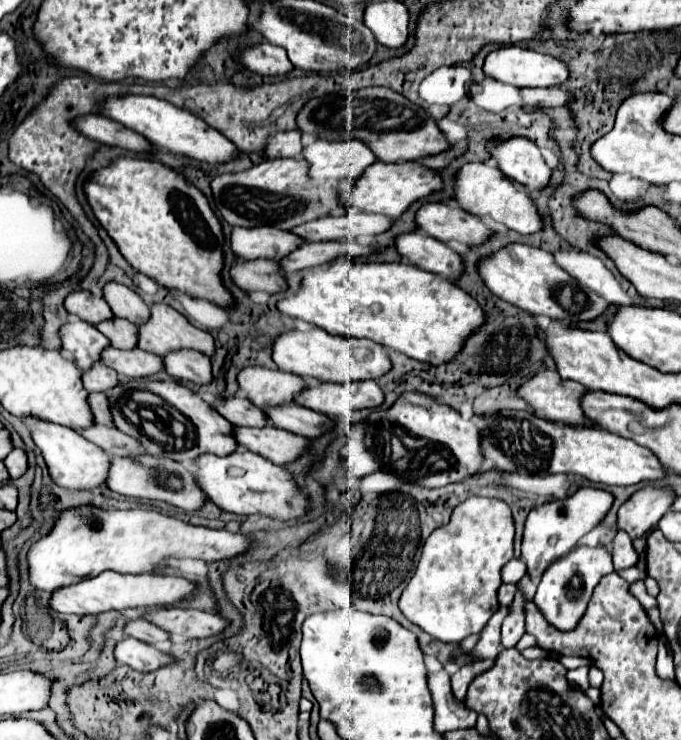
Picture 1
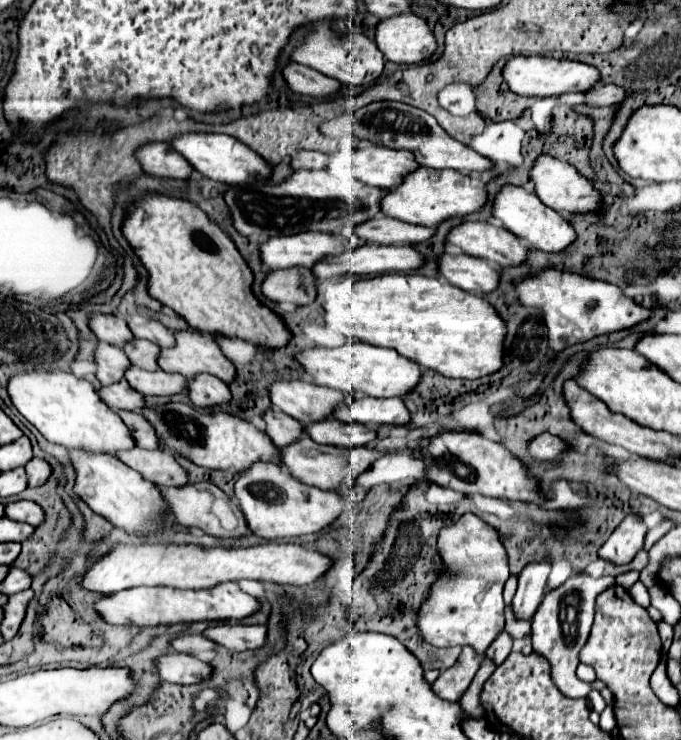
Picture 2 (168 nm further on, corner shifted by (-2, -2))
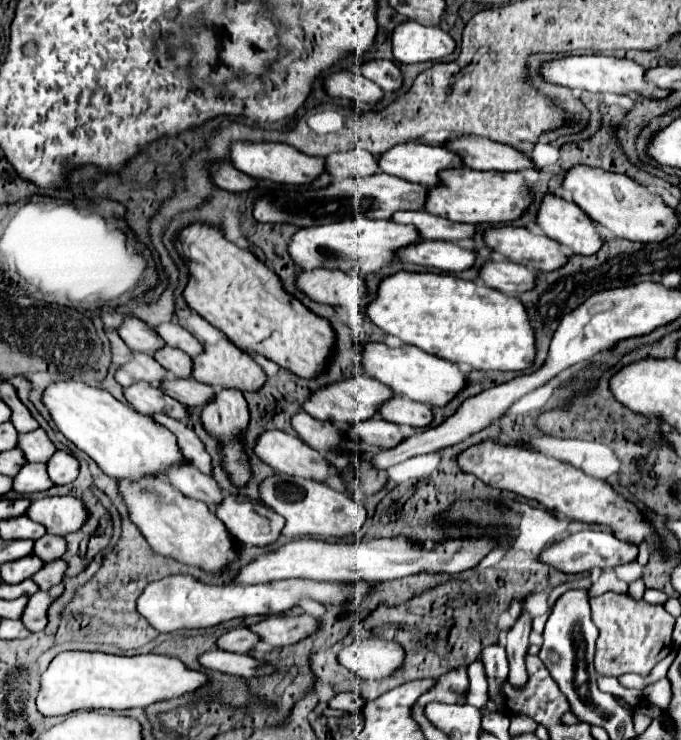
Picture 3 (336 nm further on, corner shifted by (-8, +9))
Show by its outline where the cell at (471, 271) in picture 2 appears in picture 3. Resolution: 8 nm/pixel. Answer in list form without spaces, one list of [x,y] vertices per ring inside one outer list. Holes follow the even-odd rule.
[[[489,260],[481,266],[479,270],[479,278],[489,286],[495,288],[499,292],[505,294],[519,294],[525,292],[535,278],[535,270],[523,266],[523,264],[515,264],[515,262],[497,262],[497,260]]]

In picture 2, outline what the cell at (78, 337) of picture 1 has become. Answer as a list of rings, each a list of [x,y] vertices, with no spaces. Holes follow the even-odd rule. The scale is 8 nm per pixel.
[[[99,343],[95,359],[97,359],[97,379],[103,387],[121,381],[125,377],[125,367],[131,367],[131,361],[123,353],[123,349],[109,343]]]

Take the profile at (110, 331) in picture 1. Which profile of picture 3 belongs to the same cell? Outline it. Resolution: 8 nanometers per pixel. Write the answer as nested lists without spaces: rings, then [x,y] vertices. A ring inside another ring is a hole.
[[[163,346],[155,352],[153,358],[173,376],[179,376],[179,378],[189,378],[191,376],[191,358],[183,350]]]

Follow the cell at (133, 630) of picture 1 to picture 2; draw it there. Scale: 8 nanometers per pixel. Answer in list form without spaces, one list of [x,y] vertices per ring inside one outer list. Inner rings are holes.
[[[181,635],[177,637],[173,643],[171,643],[171,649],[175,653],[189,653],[189,655],[195,655],[203,661],[213,661],[215,659],[215,651],[217,651],[217,645],[203,637],[203,635]]]

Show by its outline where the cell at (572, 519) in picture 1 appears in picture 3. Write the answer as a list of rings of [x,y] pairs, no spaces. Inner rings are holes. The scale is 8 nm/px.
[[[523,608],[515,626],[507,632],[507,642],[505,642],[507,658],[509,658],[509,666],[511,666],[509,678],[511,678],[511,684],[515,684],[515,686],[521,686],[523,682],[527,682],[523,656],[527,654],[527,648],[529,648],[529,632],[531,632],[531,616]]]

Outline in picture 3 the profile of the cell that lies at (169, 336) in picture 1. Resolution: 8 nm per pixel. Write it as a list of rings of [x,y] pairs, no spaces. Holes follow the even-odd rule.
[[[227,338],[215,342],[215,344],[203,344],[203,352],[193,356],[191,360],[193,360],[191,376],[199,382],[211,384],[213,388],[239,388],[241,392],[245,392],[245,390],[255,392],[255,388],[263,386],[263,370],[249,358],[249,354],[239,350]]]

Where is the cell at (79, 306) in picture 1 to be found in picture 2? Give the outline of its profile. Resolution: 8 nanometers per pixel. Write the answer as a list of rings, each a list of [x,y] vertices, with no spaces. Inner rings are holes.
[[[93,315],[91,331],[97,335],[99,341],[105,341],[115,347],[123,347],[125,343],[135,339],[127,323],[117,315]]]

